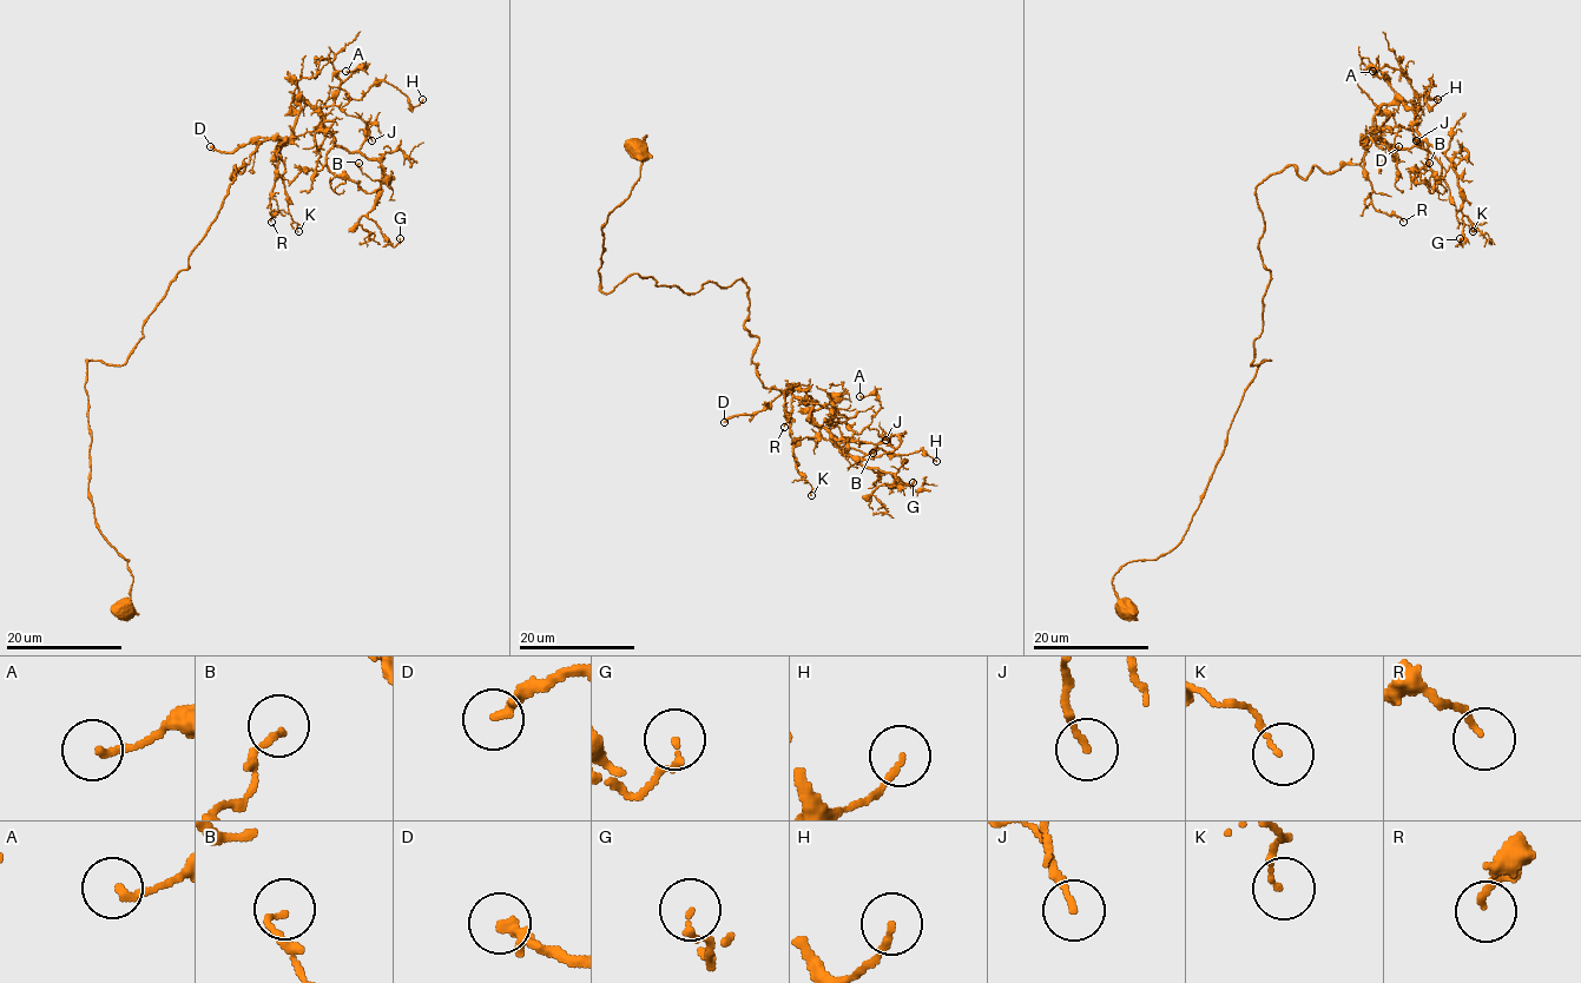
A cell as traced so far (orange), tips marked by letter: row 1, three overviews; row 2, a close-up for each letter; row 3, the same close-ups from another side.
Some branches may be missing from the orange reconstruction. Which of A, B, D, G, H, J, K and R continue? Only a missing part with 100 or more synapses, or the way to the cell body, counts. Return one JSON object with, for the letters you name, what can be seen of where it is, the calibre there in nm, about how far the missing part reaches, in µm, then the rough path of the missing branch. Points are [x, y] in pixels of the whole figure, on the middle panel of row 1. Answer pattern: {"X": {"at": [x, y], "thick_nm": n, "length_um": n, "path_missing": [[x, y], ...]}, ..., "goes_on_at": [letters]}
{"goes_on_at": []}

